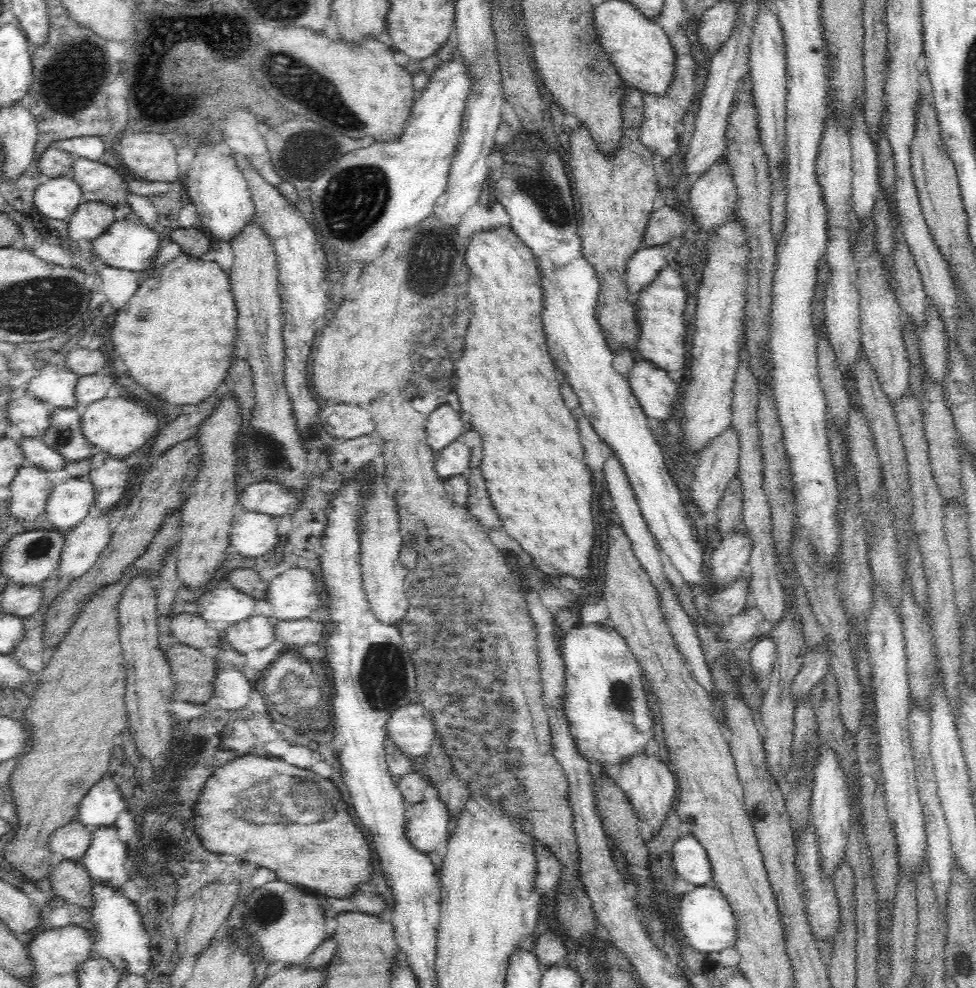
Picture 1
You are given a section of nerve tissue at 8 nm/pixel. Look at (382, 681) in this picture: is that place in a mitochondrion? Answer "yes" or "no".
yes

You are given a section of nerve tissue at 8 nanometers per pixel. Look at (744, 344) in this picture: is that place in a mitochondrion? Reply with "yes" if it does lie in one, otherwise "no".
no

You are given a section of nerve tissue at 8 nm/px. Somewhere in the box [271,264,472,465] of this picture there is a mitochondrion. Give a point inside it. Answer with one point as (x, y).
(313, 430)

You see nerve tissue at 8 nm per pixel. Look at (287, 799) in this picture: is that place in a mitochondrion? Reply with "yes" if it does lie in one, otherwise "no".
yes

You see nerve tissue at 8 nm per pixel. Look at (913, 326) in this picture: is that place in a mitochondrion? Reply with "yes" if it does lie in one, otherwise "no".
no

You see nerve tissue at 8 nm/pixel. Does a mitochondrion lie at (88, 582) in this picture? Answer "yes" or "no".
no

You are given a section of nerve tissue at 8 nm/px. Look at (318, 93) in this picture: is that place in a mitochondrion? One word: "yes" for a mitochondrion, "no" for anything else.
yes

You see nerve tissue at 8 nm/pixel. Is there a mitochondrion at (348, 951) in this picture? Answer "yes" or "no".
no

